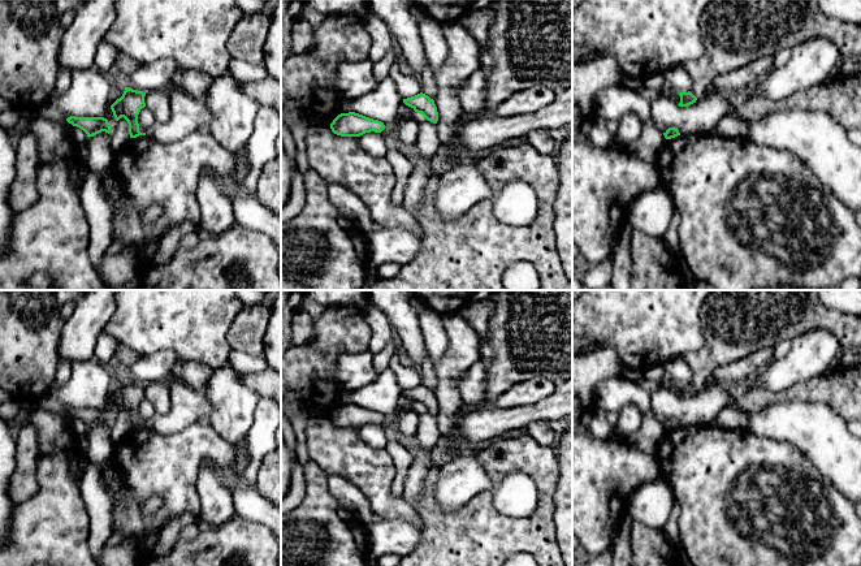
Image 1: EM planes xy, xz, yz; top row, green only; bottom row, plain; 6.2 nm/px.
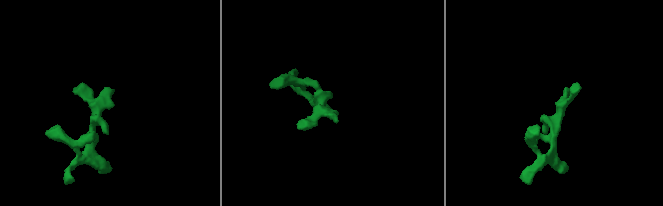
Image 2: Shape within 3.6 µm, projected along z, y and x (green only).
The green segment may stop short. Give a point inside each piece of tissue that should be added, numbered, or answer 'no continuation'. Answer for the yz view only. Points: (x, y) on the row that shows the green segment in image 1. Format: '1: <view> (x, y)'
1: yz (734, 33)

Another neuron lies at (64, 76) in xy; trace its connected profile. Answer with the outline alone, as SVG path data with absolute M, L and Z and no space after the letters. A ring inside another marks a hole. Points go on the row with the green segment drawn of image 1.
M60 69L55 86L55 94L62 95L70 87L70 78L72 73L69 70Z

